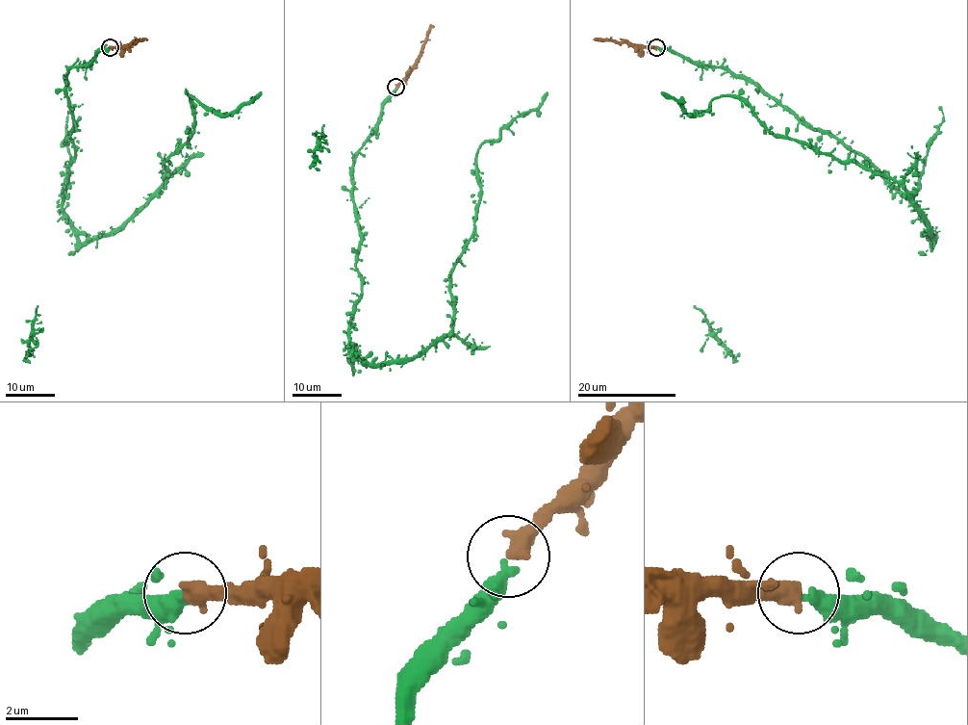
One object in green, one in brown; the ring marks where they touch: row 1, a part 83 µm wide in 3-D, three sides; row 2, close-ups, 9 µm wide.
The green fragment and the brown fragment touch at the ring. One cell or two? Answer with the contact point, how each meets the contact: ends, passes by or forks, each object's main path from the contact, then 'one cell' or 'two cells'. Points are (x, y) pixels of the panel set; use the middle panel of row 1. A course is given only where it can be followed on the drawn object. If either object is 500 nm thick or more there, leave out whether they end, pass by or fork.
(395, 87) | green passes by | brown ends | green via (395, 88), (352, 168), (348, 348), (368, 363), (403, 363), (451, 330), (477, 151), (547, 92) | brown via (395, 88), (420, 54), (426, 32), (434, 26) | one cell

